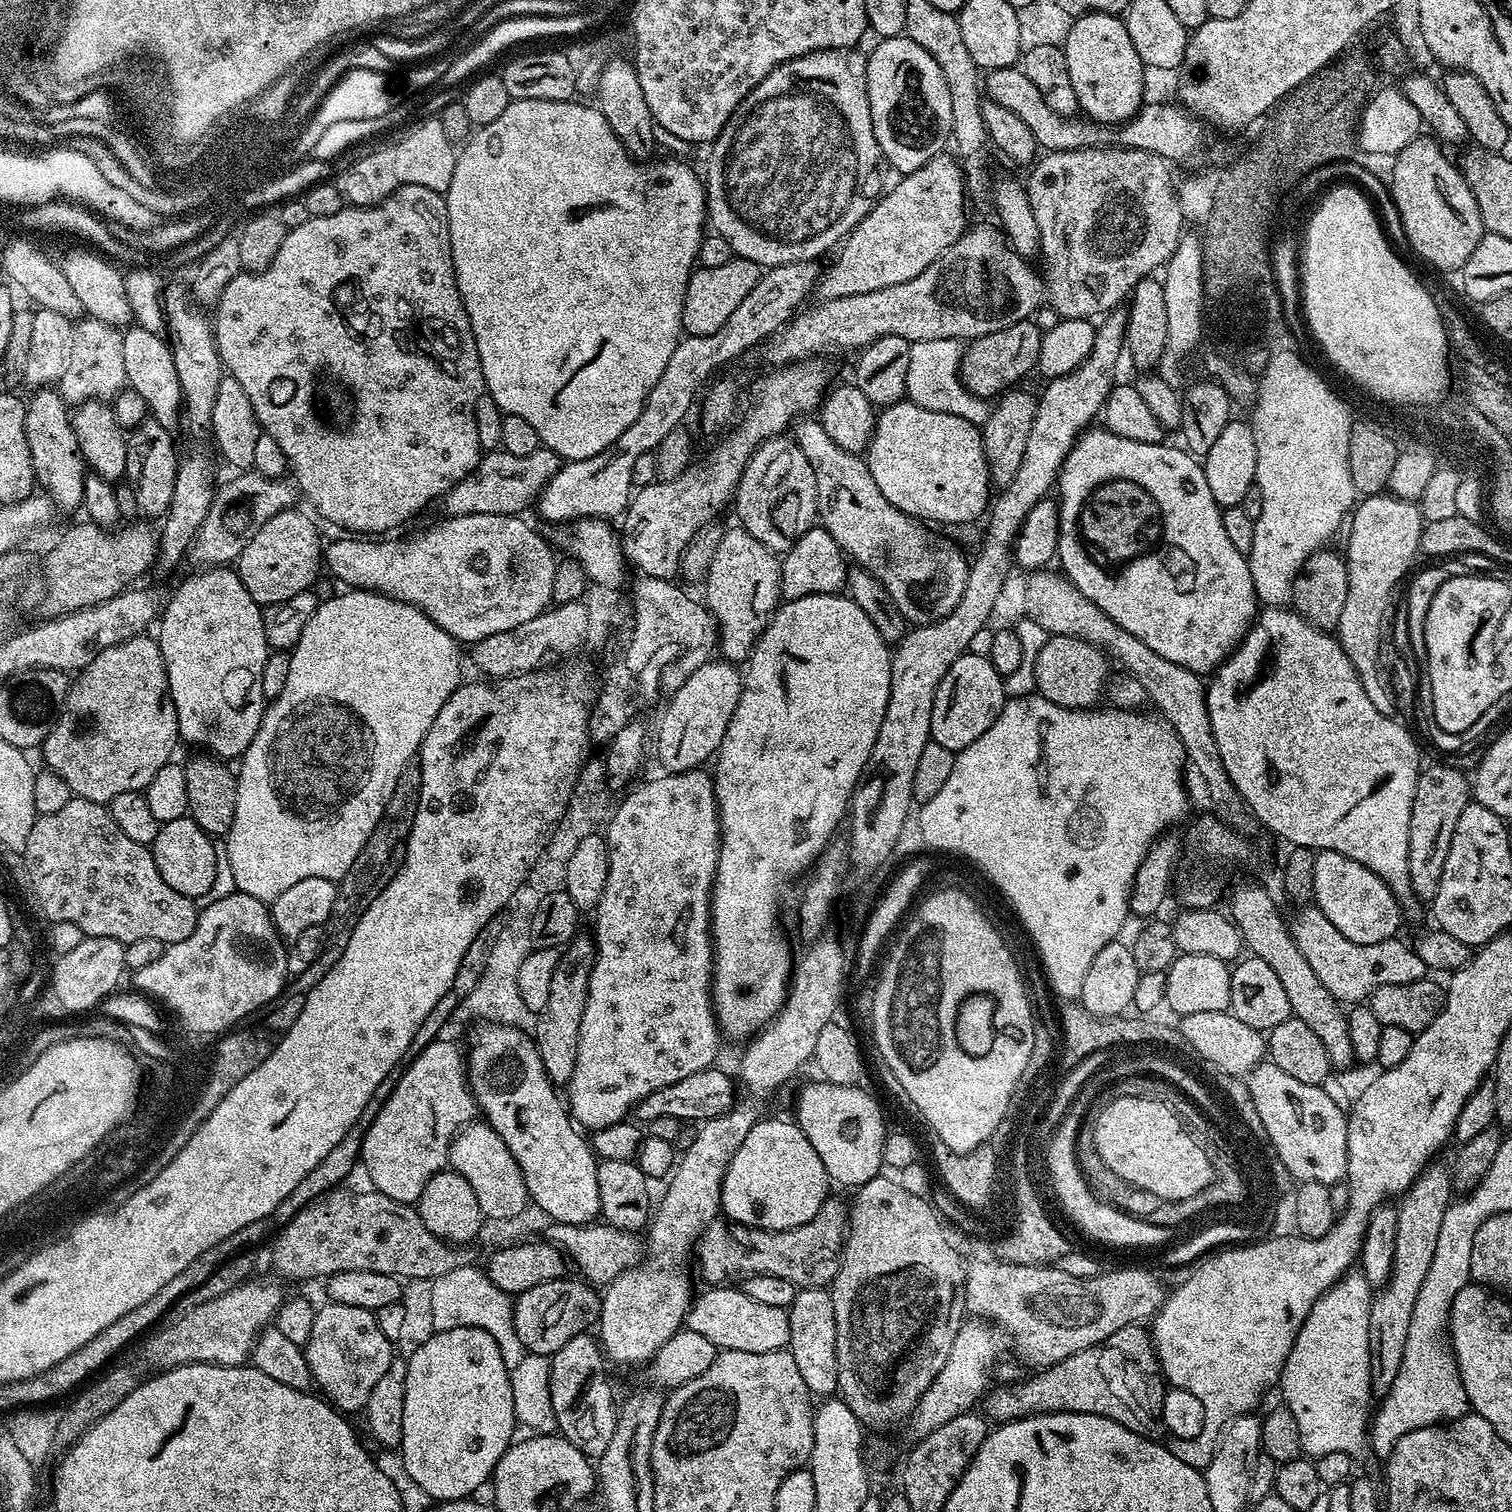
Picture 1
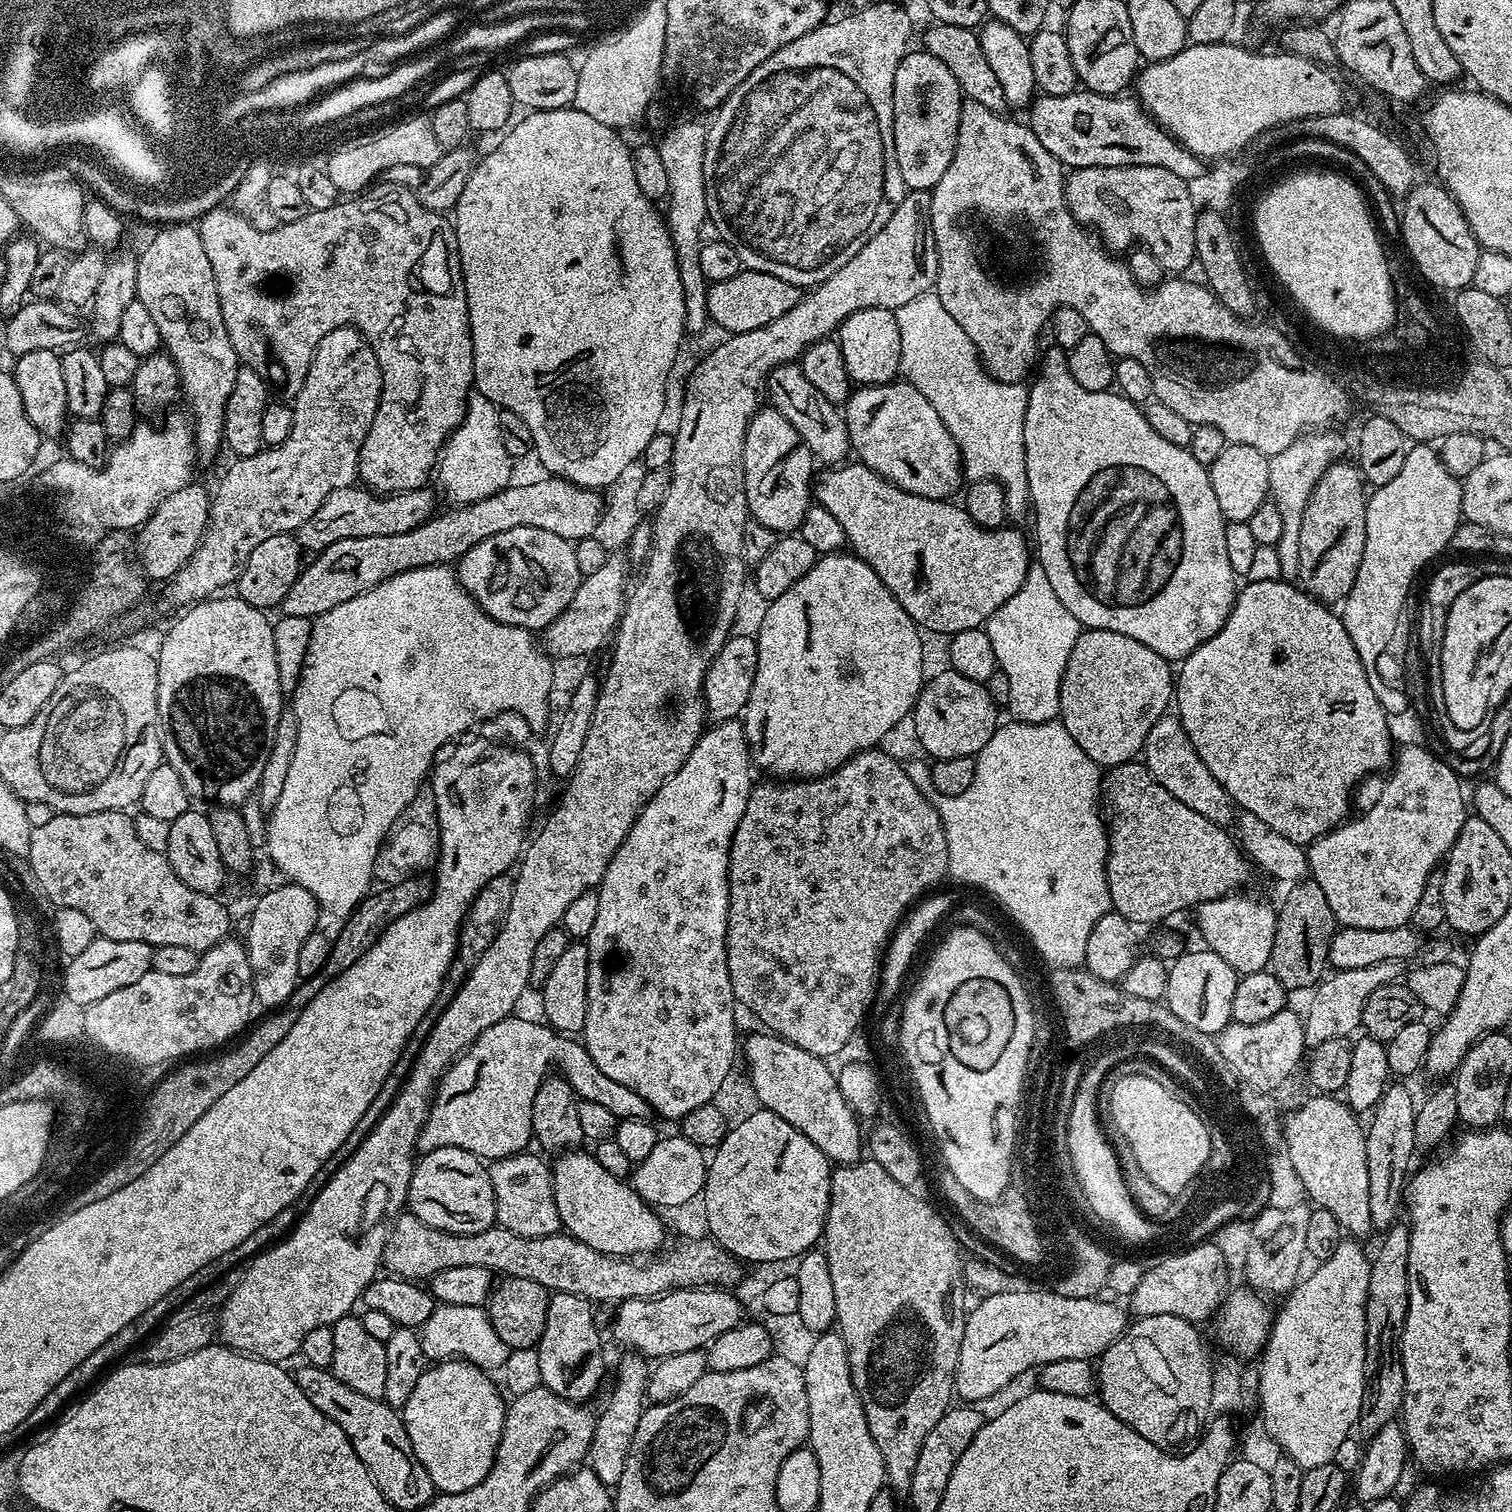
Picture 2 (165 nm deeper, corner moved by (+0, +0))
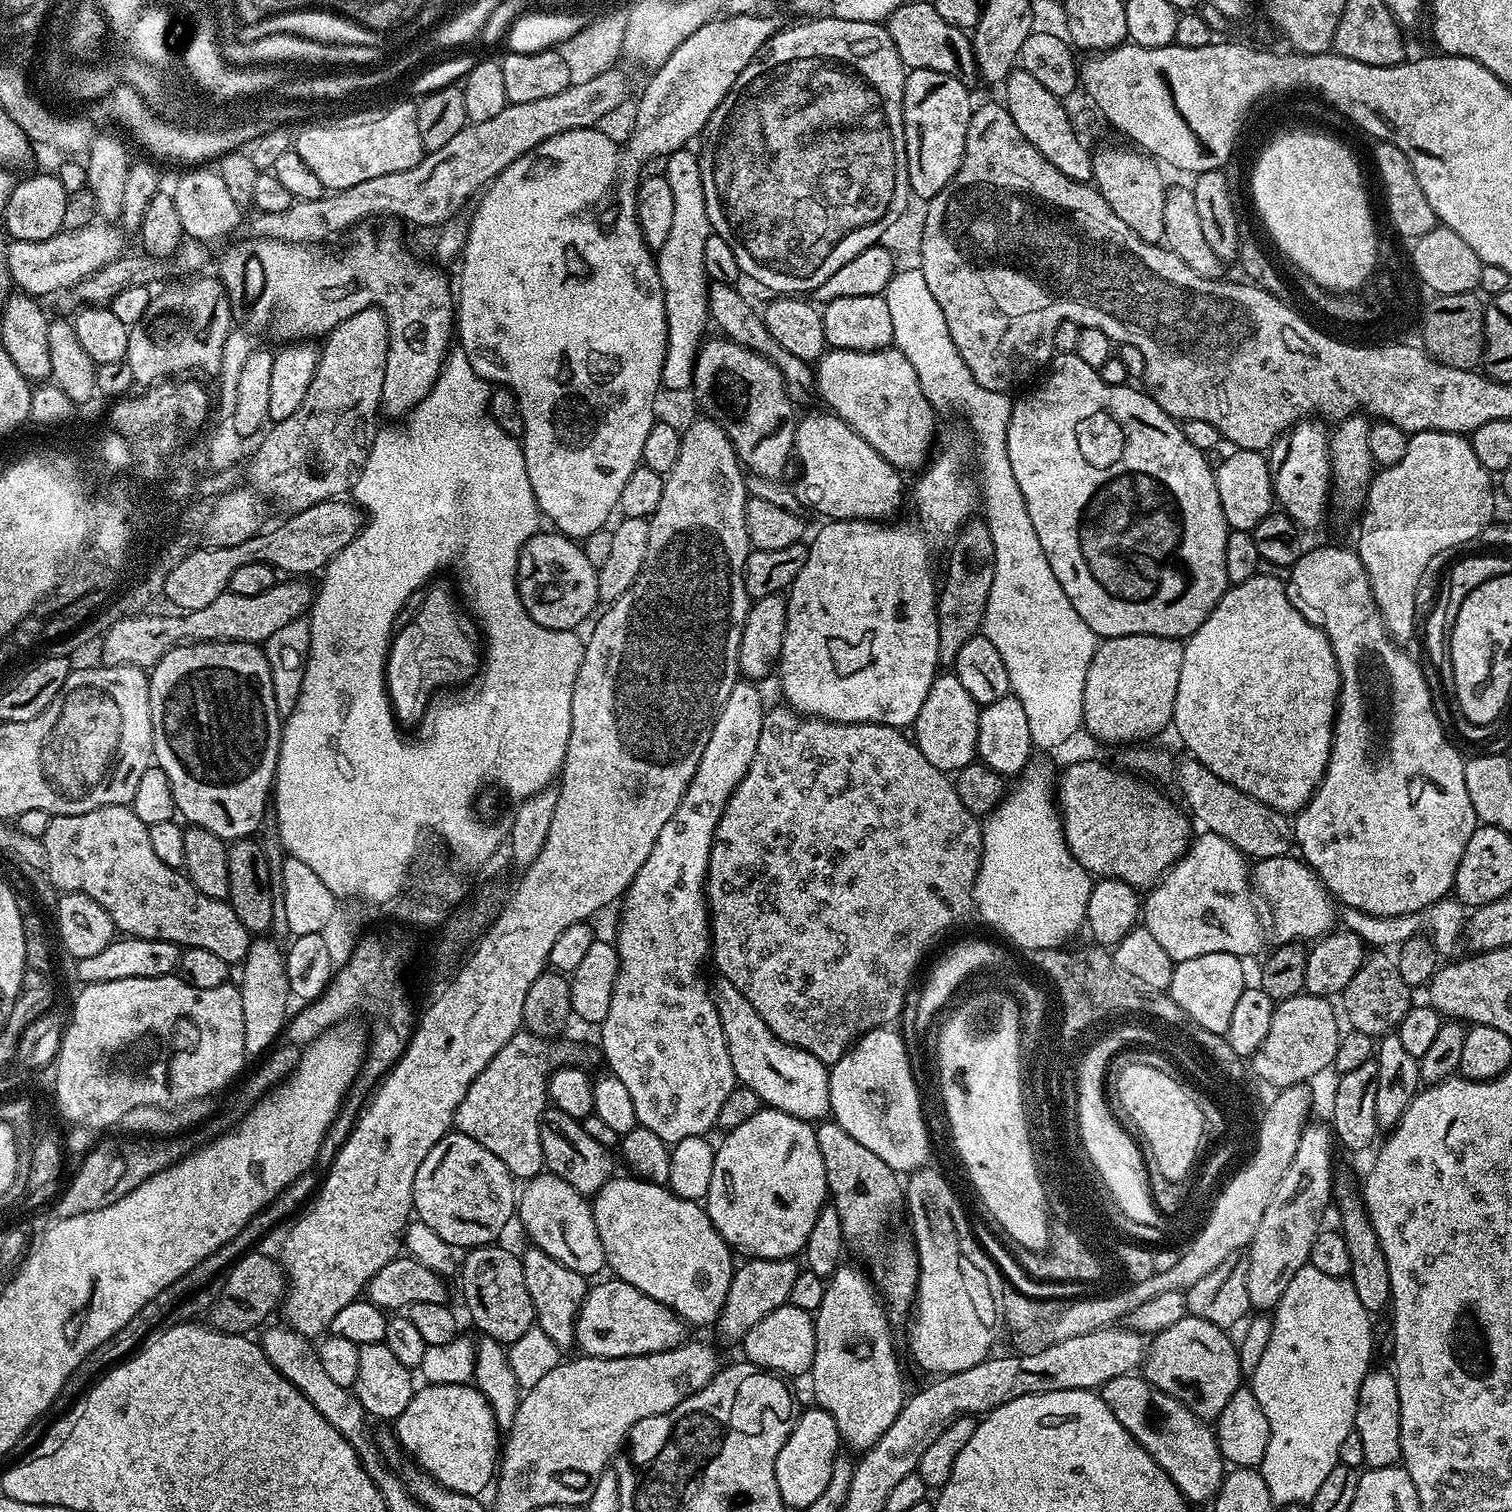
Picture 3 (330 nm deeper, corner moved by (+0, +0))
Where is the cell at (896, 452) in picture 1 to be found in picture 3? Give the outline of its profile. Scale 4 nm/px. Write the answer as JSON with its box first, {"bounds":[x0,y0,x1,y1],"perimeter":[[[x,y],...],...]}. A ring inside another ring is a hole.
{"bounds":[814,346,938,470],"perimeter":[[[889,346],[873,352],[841,348],[825,351],[814,368],[814,388],[829,404],[831,415],[842,418],[862,434],[895,468],[920,470],[929,463],[938,440],[938,412],[926,394],[922,394],[918,374],[914,374],[914,366],[910,366],[899,348]]]}

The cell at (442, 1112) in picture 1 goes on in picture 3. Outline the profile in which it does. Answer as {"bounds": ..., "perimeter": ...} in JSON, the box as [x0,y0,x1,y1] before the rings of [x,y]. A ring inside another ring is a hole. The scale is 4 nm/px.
{"bounds":[455,1030,579,1182],"perimeter":[[[527,1030],[517,1032],[514,1038],[510,1038],[510,1042],[506,1042],[506,1046],[502,1046],[502,1050],[498,1050],[498,1054],[494,1054],[494,1058],[490,1058],[486,1070],[482,1070],[482,1074],[470,1082],[466,1098],[462,1098],[456,1111],[455,1131],[474,1138],[478,1146],[486,1146],[486,1150],[496,1155],[506,1165],[506,1170],[510,1170],[513,1178],[520,1182],[533,1180],[545,1171],[542,1146],[539,1142],[524,1144],[524,1136],[540,1131],[540,1116],[548,1104],[548,1075],[556,1068],[563,1068],[565,1064],[575,1065],[579,1061],[579,1050],[564,1039],[535,1036]]]}

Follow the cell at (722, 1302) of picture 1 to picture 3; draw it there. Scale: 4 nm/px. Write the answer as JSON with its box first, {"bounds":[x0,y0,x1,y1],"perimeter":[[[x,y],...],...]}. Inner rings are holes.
{"bounds":[575,1279,686,1358],"perimeter":[[[601,1279],[596,1282],[601,1284],[593,1283],[589,1287],[576,1319],[575,1347],[580,1348],[583,1355],[598,1358],[645,1356],[685,1343],[686,1325],[674,1310],[642,1294],[642,1290],[634,1290],[634,1286],[624,1280],[607,1279]]]}

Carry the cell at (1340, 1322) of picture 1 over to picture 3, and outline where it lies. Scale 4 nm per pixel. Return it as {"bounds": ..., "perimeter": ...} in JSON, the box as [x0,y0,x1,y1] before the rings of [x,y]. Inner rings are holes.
{"bounds":[1250,1263,1373,1506],"perimeter":[[[1310,1263],[1304,1265],[1294,1278],[1290,1278],[1290,1286],[1286,1286],[1286,1294],[1276,1303],[1274,1311],[1271,1313],[1272,1329],[1270,1330],[1270,1340],[1266,1343],[1266,1348],[1262,1351],[1262,1358],[1258,1361],[1258,1366],[1250,1376],[1250,1387],[1254,1398],[1258,1398],[1258,1406],[1262,1406],[1262,1414],[1266,1414],[1266,1422],[1270,1422],[1270,1442],[1266,1442],[1266,1454],[1262,1458],[1258,1469],[1260,1475],[1266,1482],[1266,1487],[1270,1492],[1270,1498],[1276,1506],[1282,1504],[1304,1504],[1307,1505],[1318,1494],[1318,1486],[1334,1470],[1338,1462],[1338,1446],[1346,1439],[1346,1434],[1354,1431],[1356,1426],[1356,1403],[1358,1402],[1358,1390],[1366,1378],[1366,1374],[1373,1367],[1372,1364],[1372,1320],[1373,1317],[1364,1309],[1362,1302],[1358,1302],[1358,1294],[1354,1294],[1354,1286],[1351,1279],[1322,1274],[1322,1270],[1314,1270]]]}

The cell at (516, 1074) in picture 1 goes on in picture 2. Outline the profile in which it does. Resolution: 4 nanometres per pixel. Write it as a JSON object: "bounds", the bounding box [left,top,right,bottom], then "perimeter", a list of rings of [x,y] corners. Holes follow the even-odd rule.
{"bounds":[550,1150,664,1258],"perimeter":[[[584,1150],[561,1151],[550,1164],[554,1206],[563,1231],[602,1254],[636,1258],[654,1252],[664,1242],[663,1219],[636,1193],[631,1183],[622,1182],[621,1177],[598,1166],[591,1151],[580,1151]]]}

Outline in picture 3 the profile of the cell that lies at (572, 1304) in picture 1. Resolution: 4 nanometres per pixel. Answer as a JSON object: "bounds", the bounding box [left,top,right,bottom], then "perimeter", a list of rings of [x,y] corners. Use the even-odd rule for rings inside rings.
{"bounds":[458,1243,536,1345],"perimeter":[[[499,1243],[483,1244],[481,1248],[471,1249],[468,1256],[463,1257],[458,1268],[460,1276],[460,1288],[464,1291],[464,1304],[468,1307],[468,1316],[476,1323],[477,1333],[494,1338],[502,1345],[513,1344],[526,1334],[536,1323],[536,1311],[534,1302],[530,1298],[530,1290],[526,1290],[526,1274],[517,1253],[512,1253],[508,1248],[499,1248]]]}

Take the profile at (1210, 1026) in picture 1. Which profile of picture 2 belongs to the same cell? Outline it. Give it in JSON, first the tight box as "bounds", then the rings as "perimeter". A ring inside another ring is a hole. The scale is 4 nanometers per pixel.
{"bounds":[1218,1010,1306,1090],"perimeter":[[[1285,1010],[1274,1014],[1274,1018],[1266,1018],[1266,1022],[1238,1024],[1229,1022],[1218,1034],[1221,1056],[1232,1069],[1237,1079],[1245,1080],[1268,1089],[1271,1085],[1275,1090],[1287,1082],[1292,1071],[1306,1056],[1304,1038],[1304,1020],[1298,1011]]]}

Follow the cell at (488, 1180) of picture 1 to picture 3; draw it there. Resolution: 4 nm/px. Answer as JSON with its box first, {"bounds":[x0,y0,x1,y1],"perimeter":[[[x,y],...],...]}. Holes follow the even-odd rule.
{"bounds":[515,1170,605,1278],"perimeter":[[[547,1170],[541,1172],[519,1189],[515,1215],[525,1234],[532,1239],[529,1241],[550,1254],[550,1258],[562,1262],[562,1266],[570,1266],[570,1270],[585,1278],[599,1277],[599,1272],[605,1271],[604,1247],[602,1238],[598,1238],[598,1226],[594,1226],[592,1205],[585,1193],[574,1190],[570,1182],[562,1182],[562,1178]]]}

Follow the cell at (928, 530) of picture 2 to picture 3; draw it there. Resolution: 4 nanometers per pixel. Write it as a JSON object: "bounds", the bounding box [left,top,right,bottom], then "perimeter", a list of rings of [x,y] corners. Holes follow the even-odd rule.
{"bounds":[794,412,904,522],"perimeter":[[[824,412],[801,415],[796,421],[794,460],[800,463],[800,481],[794,484],[797,498],[828,520],[884,522],[895,517],[892,515],[904,500],[901,469],[886,462],[845,420]]]}

